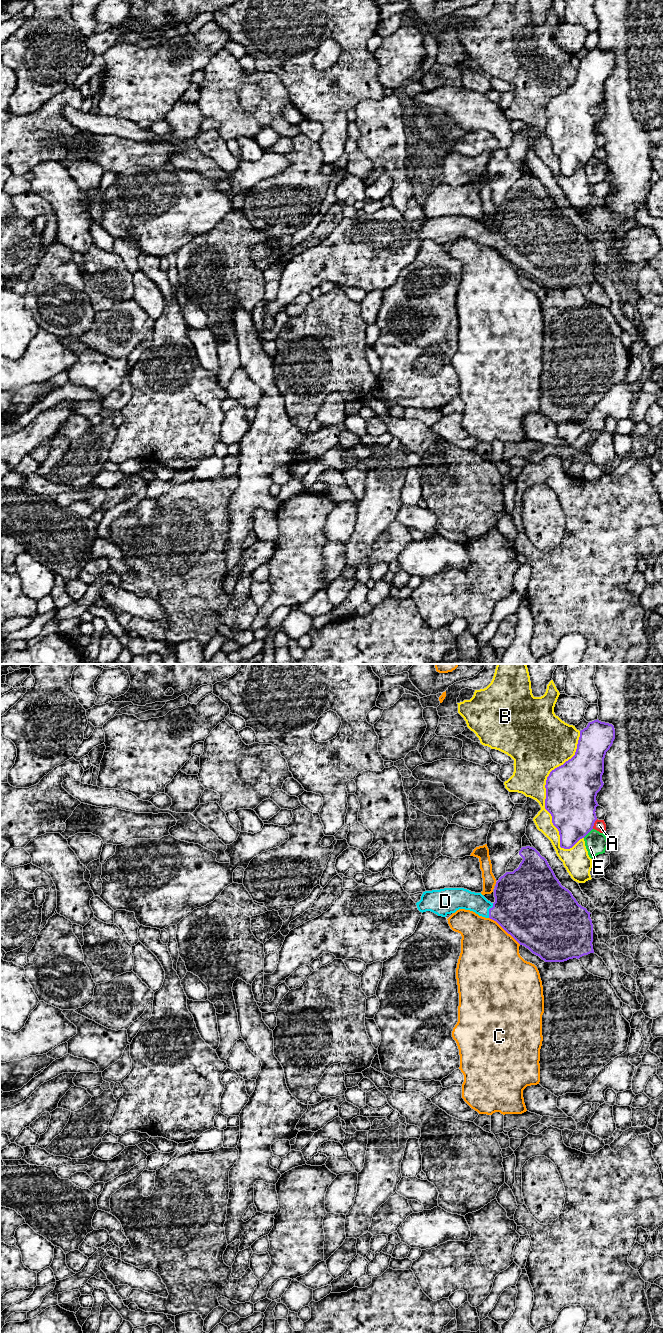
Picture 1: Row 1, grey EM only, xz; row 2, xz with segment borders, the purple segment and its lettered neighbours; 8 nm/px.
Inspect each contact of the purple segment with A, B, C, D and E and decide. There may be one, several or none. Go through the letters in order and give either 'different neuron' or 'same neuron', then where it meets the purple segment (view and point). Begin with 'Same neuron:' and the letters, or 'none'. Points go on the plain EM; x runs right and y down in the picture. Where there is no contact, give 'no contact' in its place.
Same neuron: D
A: different neuron; contact xz (593, 152)
B: different neuron; contact xz (545, 115)
C: different neuron; contact xz (505, 258)
D: same neuron; contact xz (489, 238)
E: different neuron; contact xz (587, 161)

